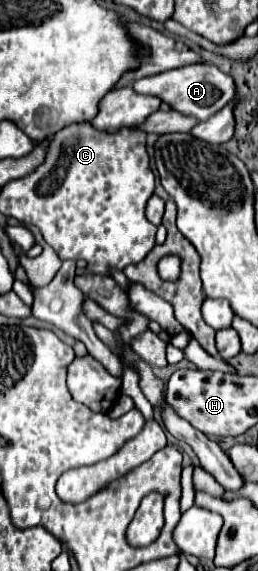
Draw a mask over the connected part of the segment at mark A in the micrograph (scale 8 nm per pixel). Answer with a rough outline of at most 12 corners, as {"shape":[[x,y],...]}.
{"shape":[[191,63],[135,81],[177,113],[205,121],[235,95],[215,65]]}

